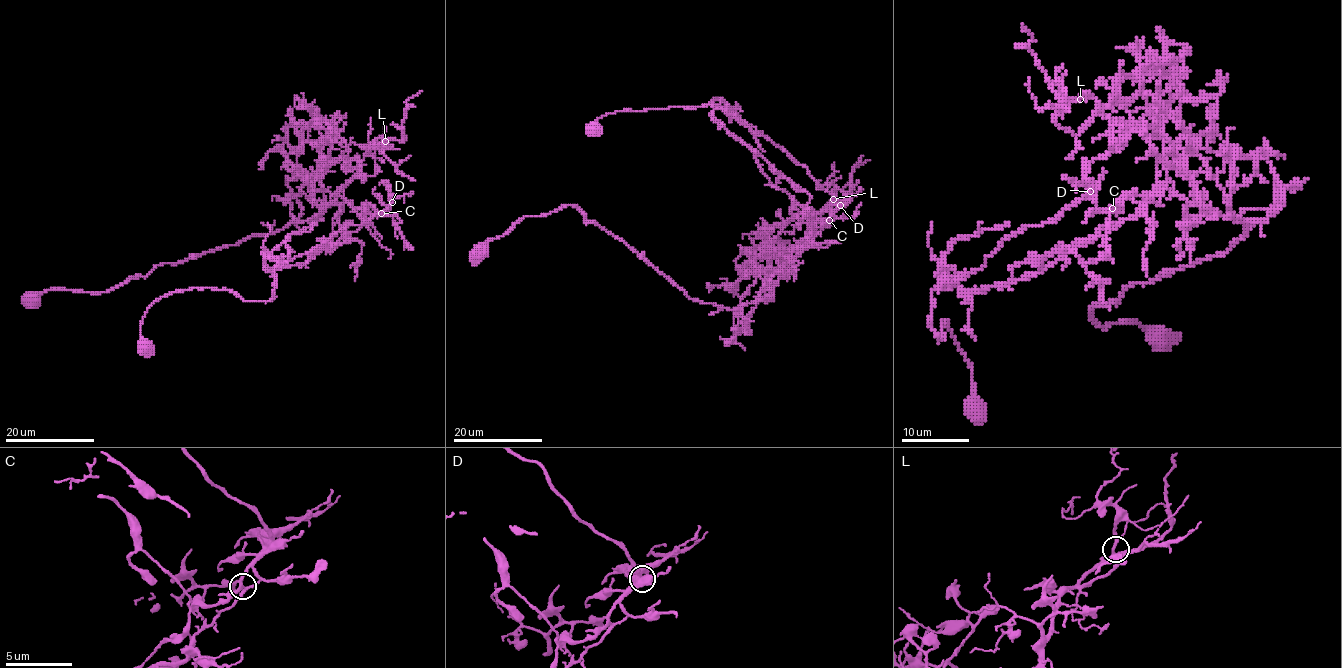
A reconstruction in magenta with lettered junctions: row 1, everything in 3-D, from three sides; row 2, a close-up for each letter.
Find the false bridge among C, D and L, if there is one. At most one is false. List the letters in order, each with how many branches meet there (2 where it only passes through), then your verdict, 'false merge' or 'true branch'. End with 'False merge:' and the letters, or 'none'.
C: 4 | false merge
D: 4 | true branch
L: 5 | true branch
False merge: C

